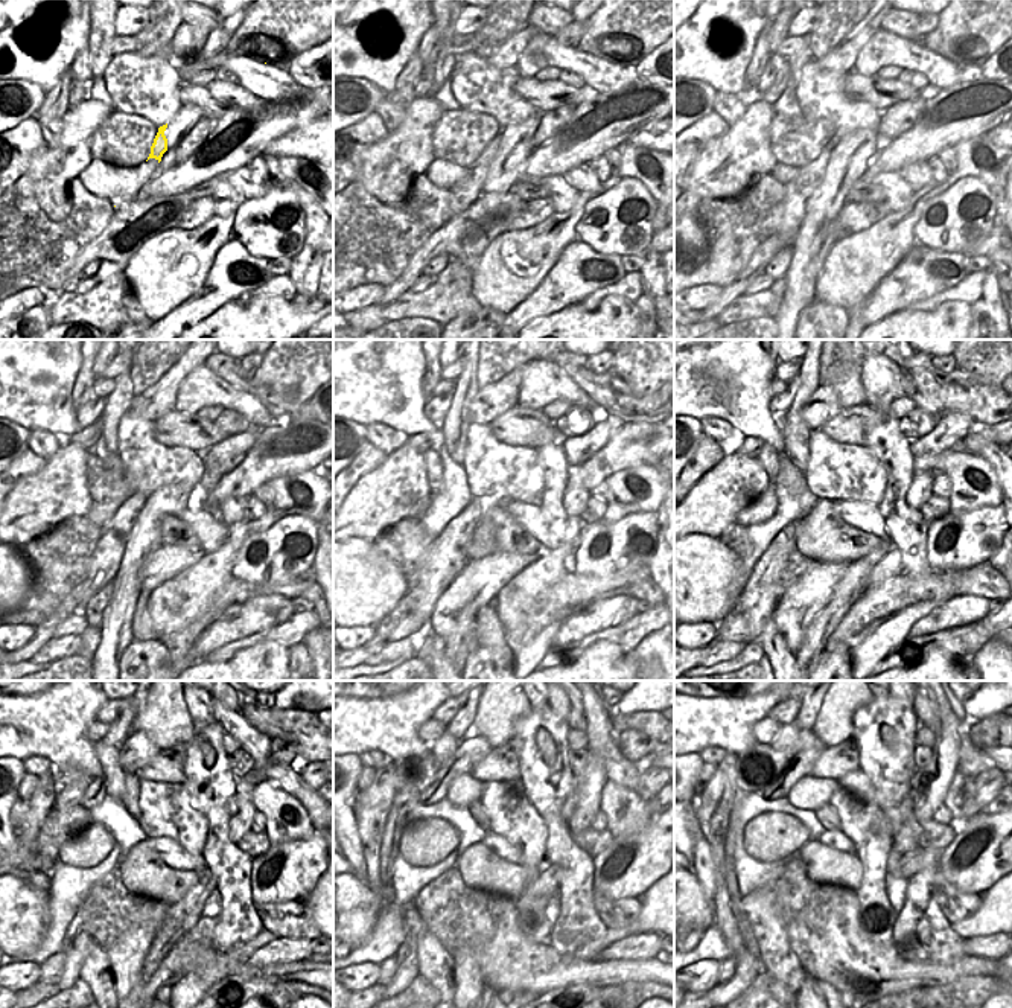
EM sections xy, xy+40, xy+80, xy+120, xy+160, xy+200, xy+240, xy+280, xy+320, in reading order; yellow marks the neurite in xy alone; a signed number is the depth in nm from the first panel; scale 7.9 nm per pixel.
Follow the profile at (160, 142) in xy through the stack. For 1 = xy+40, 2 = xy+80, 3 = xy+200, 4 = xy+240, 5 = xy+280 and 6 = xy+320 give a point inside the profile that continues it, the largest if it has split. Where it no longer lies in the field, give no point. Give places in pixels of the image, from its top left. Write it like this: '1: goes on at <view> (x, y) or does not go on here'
1: goes on at xy+40 (467, 191)
2: goes on at xy+80 (798, 192)
3: goes on at xy+200 (758, 600)
4: goes on at xy+240 (76, 941)
5: goes on at xy+280 (407, 956)
6: goes on at xy+320 (747, 966)

